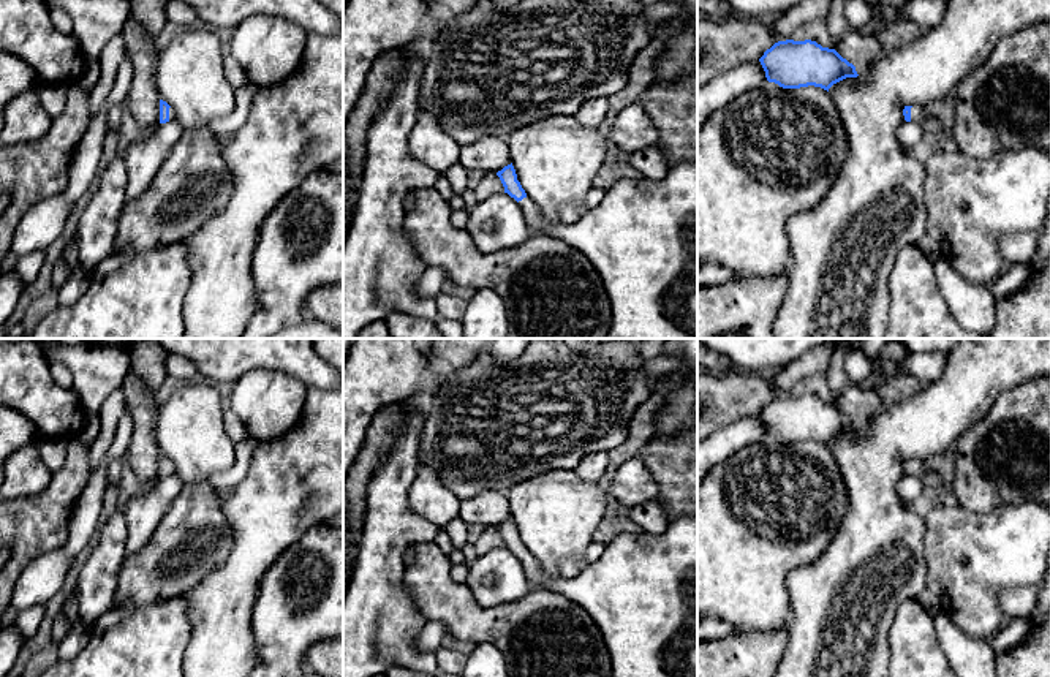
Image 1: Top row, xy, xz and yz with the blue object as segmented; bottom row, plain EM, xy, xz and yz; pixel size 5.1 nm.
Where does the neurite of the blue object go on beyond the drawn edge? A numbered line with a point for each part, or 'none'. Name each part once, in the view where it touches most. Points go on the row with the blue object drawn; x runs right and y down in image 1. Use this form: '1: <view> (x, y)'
1: yz (917, 116)

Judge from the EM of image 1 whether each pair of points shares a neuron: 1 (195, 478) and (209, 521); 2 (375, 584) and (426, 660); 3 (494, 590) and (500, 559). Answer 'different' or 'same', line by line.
1: same
2: same
3: same

